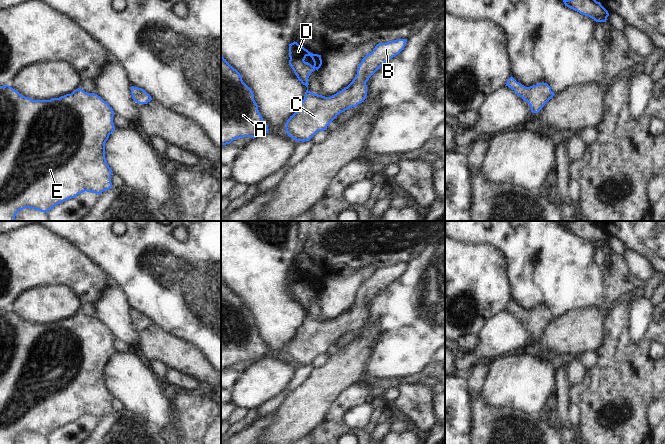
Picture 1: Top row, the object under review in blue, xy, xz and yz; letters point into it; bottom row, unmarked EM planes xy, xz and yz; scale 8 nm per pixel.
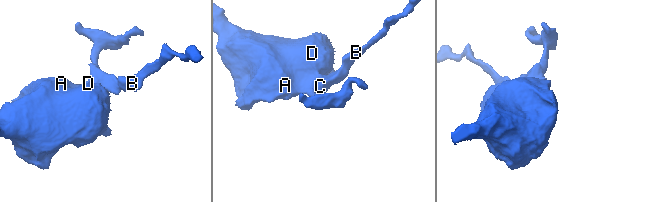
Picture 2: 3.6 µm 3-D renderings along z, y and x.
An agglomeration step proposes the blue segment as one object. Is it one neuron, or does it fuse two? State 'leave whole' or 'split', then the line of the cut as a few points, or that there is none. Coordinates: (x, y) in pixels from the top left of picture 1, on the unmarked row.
leave whole | no cut

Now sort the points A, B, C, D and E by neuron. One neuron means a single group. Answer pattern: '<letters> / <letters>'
A B C D E

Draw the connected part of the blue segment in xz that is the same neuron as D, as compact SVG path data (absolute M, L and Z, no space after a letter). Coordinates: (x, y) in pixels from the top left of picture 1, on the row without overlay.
M397 263L377 268L373 275L362 283L353 305L330 321L308 314L310 298L315 293L318 295L322 289L321 279L309 276L295 265L289 268L289 289L307 314L296 336L286 346L287 359L297 366L309 365L318 355L326 354L340 337L364 326L367 320L366 306L382 289L398 279L406 266L407 263Z

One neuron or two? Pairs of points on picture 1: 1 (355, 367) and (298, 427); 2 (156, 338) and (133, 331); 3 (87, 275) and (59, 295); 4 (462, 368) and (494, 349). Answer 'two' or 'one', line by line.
1: one
2: two
3: two
4: one

